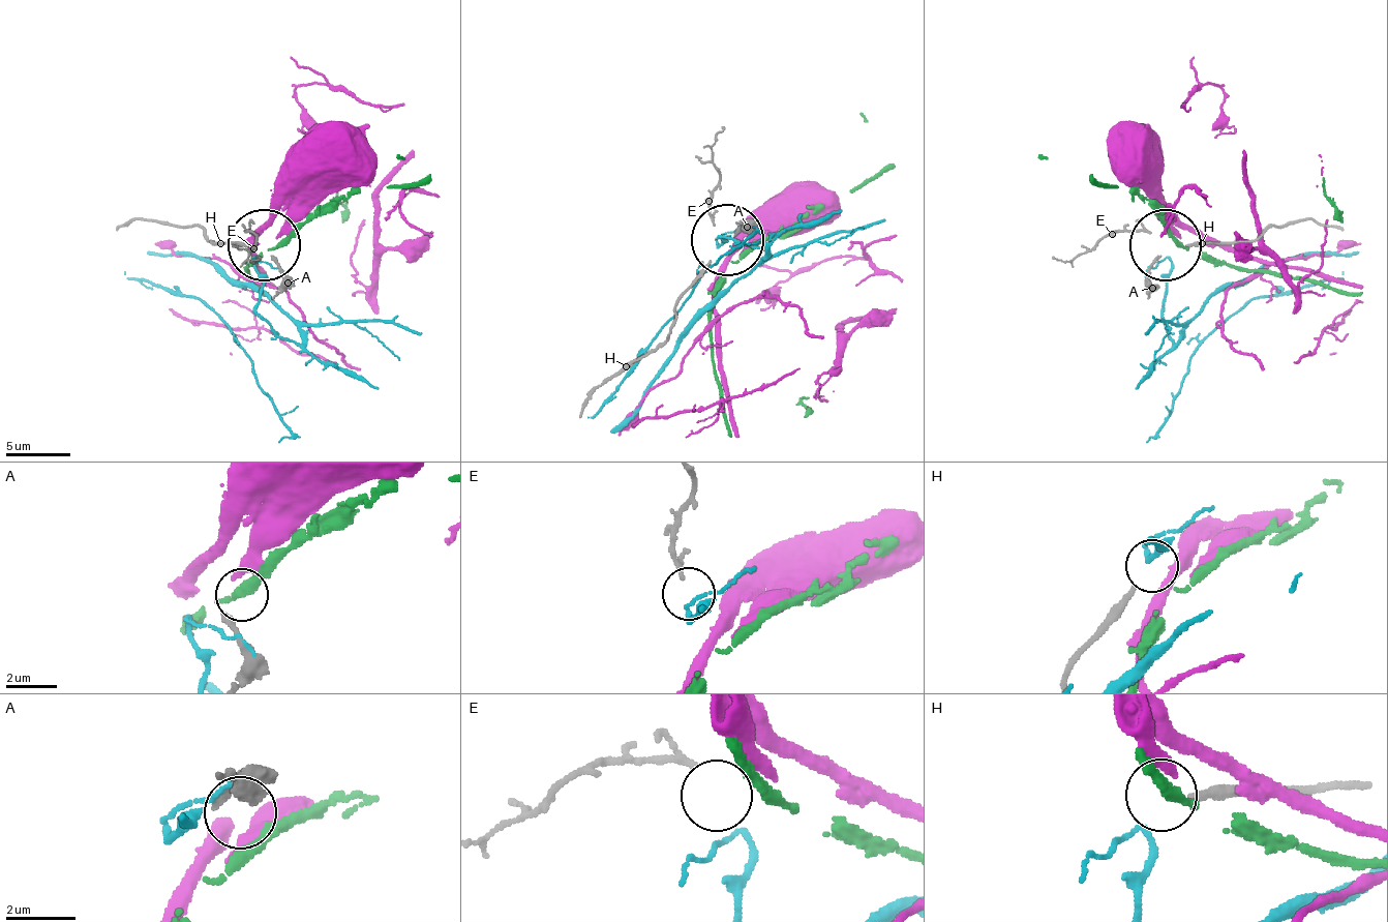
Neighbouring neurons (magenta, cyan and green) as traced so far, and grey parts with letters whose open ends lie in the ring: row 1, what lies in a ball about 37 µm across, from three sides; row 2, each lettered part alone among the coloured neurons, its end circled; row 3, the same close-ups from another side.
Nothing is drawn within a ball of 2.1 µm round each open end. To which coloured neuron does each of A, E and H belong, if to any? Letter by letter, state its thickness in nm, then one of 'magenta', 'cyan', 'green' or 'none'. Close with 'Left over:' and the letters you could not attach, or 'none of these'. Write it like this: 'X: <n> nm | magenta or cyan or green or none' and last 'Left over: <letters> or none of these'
A: 240 nm | none
E: 150 nm | cyan
H: 240 nm | none
Left over: A, H

